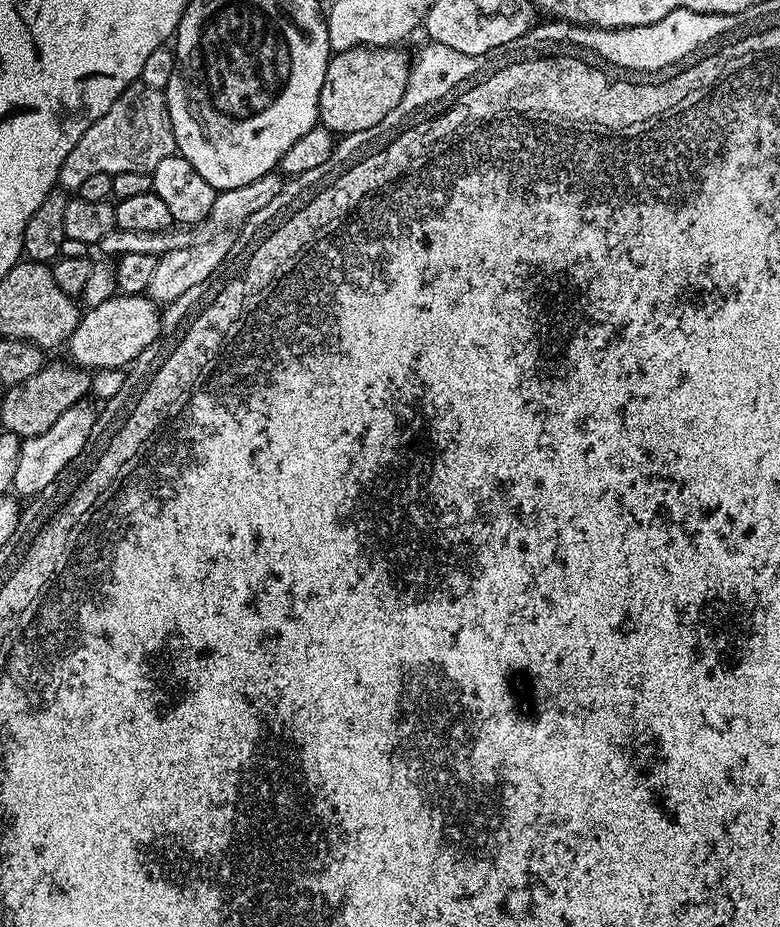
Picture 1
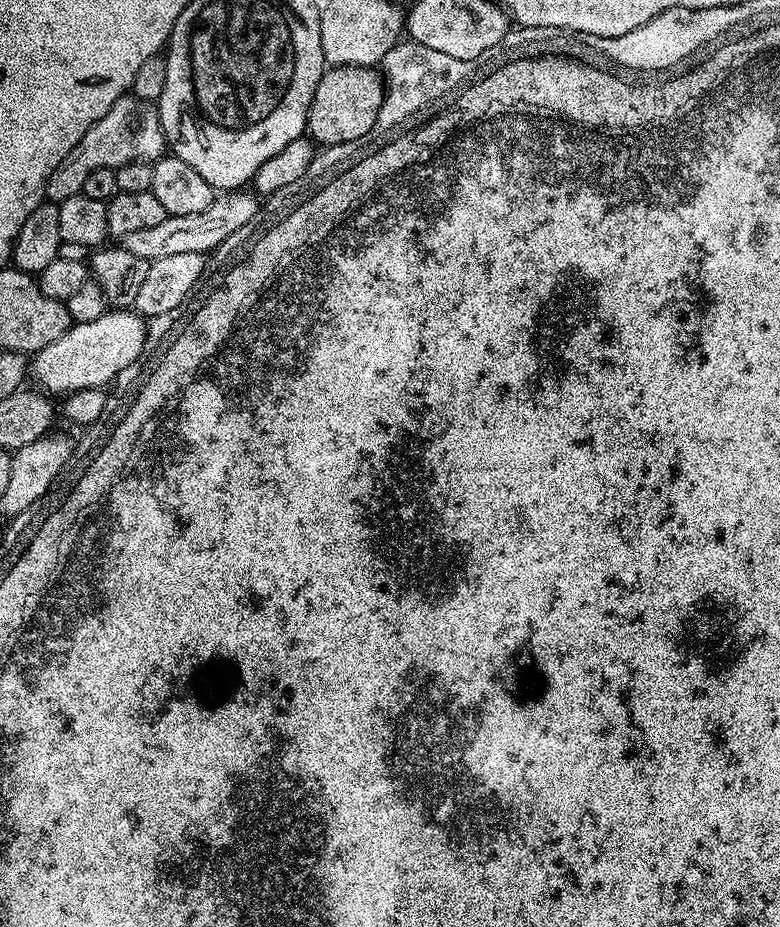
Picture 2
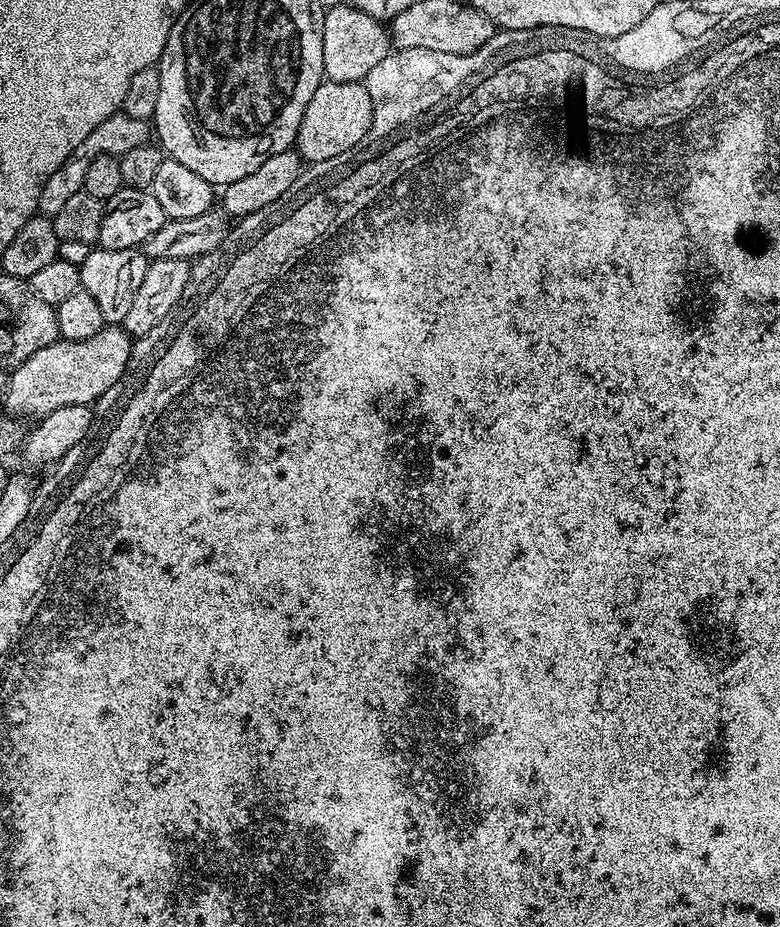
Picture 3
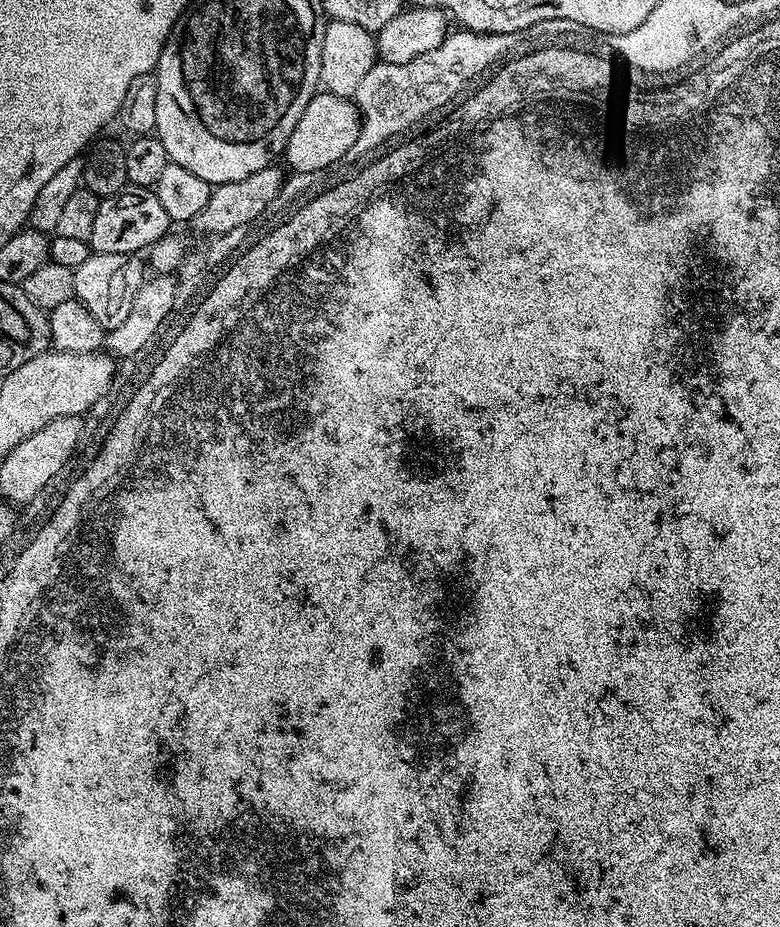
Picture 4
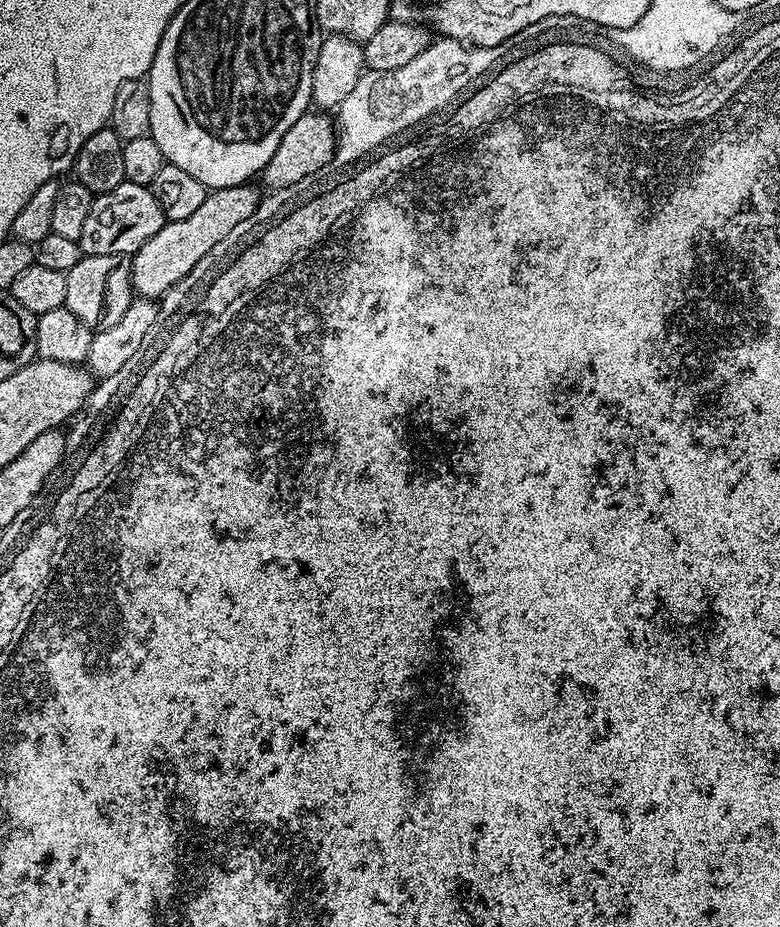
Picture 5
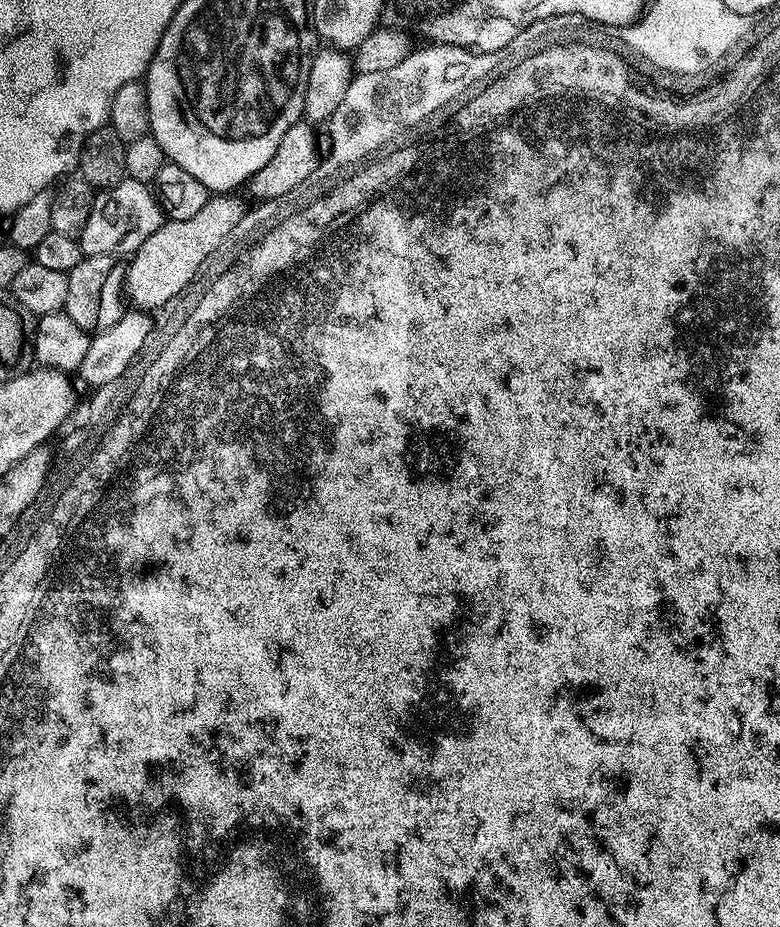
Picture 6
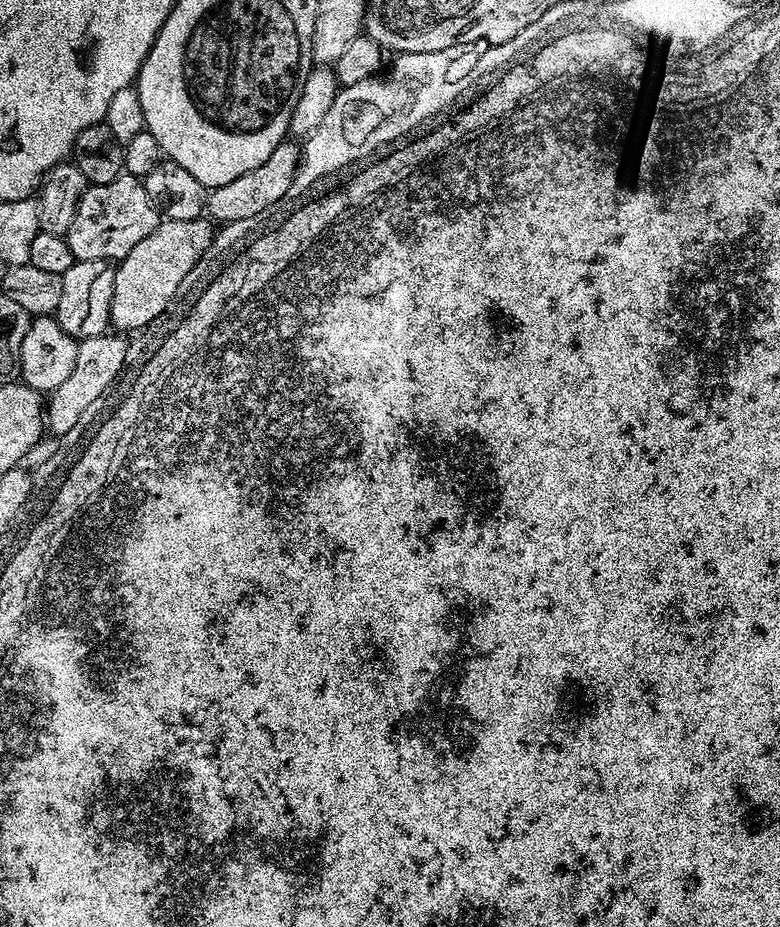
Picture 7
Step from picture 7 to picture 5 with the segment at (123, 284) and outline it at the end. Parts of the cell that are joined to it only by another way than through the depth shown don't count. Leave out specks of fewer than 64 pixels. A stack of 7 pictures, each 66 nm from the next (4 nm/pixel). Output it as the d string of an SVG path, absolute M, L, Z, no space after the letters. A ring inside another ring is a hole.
M249 182L238 186L211 189L208 197L202 202L202 206L198 206L198 210L190 214L190 218L178 218L165 222L162 230L158 230L158 234L154 234L154 238L147 240L131 257L132 287L135 295L140 298L163 298L171 288L176 287L176 283L186 279L190 270L194 270L194 266L198 266L198 262L202 262L202 258L206 258L206 254L210 254L210 250L214 250L214 246L218 246L218 242L222 242L222 238L226 238L226 234L230 234L234 226L238 226L238 222L246 222L246 218L250 218L254 210L258 210L262 192L254 185L255 183Z

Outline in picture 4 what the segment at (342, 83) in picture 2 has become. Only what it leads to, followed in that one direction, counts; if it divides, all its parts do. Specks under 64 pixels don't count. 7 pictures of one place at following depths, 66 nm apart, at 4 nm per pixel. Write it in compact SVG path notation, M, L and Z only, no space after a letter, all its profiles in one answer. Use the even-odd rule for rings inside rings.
M317 91L310 98L306 110L302 110L302 118L298 118L298 126L290 130L290 138L282 153L282 160L293 173L322 170L335 160L340 160L360 133L362 117L359 108L349 97L335 96L332 92Z

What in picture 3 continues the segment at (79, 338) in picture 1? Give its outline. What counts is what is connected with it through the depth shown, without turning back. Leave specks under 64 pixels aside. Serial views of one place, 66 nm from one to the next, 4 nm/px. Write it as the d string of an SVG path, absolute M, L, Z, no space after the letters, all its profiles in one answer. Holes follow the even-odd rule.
M106 326L94 338L85 340L70 340L58 338L50 346L42 346L38 354L30 354L26 362L11 369L8 377L8 393L2 404L13 417L24 418L25 415L39 418L58 410L62 406L74 406L75 404L95 405L114 382L122 378L122 374L128 368L128 358L130 355L130 337L123 327Z

